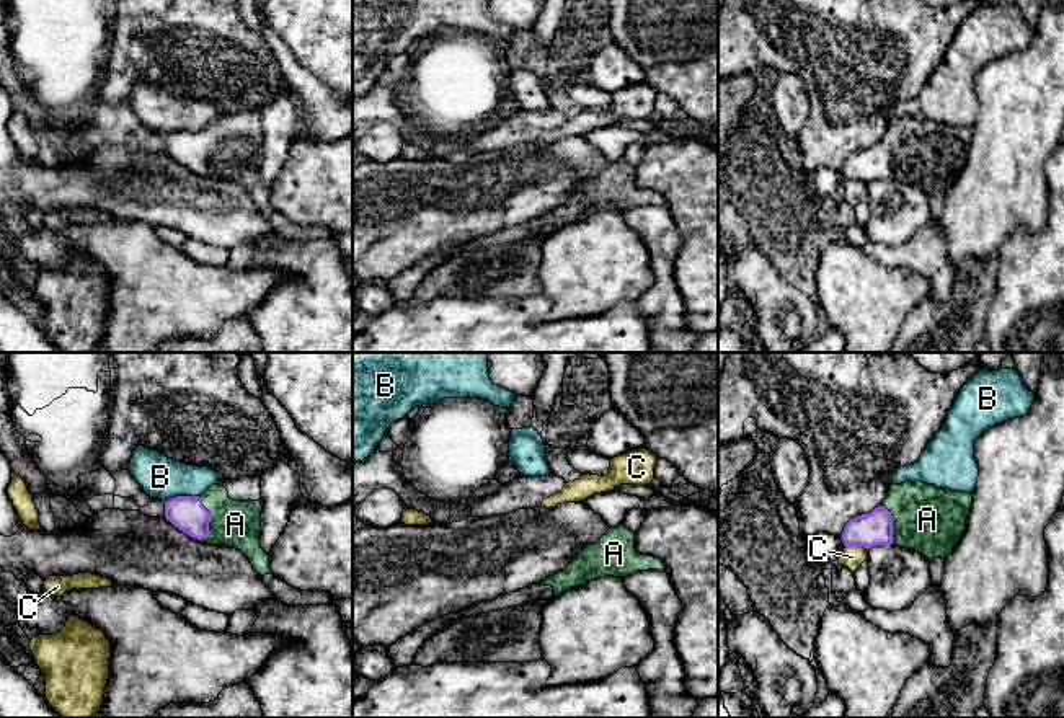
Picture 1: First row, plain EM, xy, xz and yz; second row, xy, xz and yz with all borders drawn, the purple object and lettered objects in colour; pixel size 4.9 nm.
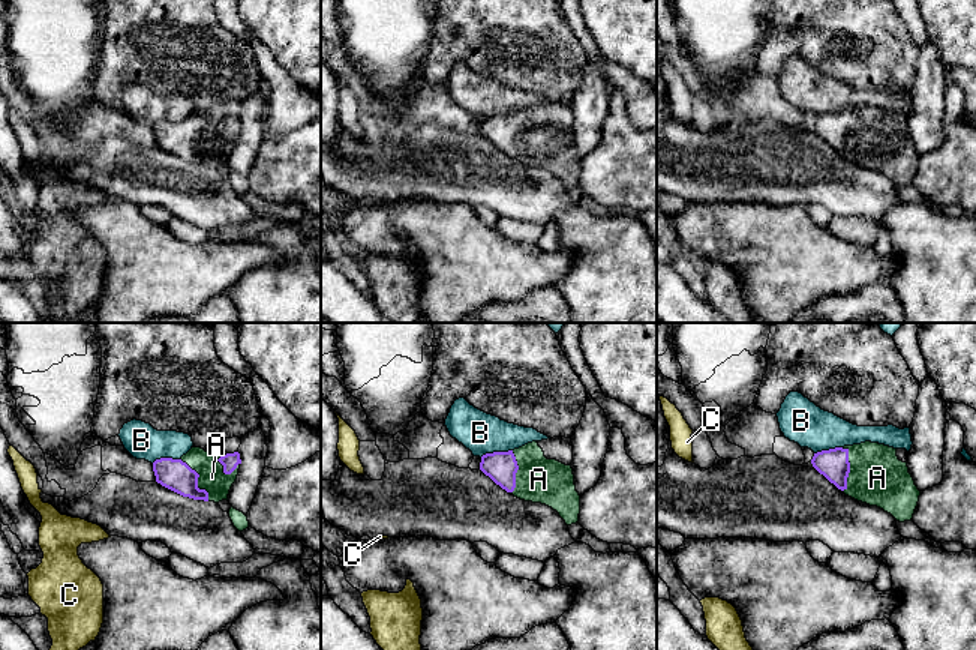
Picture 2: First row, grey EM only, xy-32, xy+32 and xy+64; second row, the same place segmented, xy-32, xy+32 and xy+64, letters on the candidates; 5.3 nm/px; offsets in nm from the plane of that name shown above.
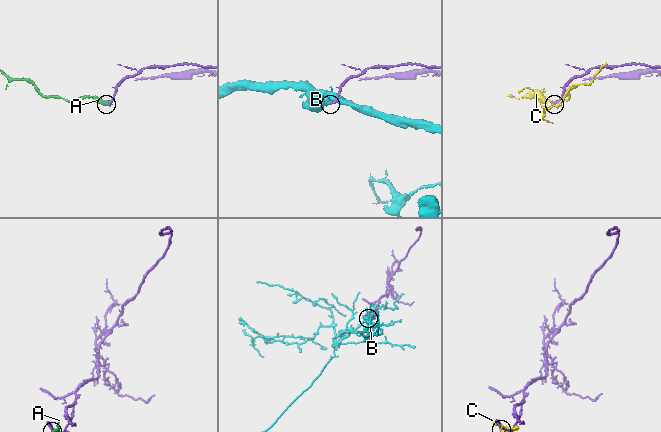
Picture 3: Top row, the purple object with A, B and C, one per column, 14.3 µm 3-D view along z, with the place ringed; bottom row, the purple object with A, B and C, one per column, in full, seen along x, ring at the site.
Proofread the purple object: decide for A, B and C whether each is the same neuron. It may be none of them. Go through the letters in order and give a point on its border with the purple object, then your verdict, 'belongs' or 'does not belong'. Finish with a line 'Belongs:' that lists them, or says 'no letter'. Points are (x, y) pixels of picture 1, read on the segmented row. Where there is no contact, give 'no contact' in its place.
A: contact xy (209, 518); belongs
B: contact xy (181, 496); does not belong
C: contact yz (857, 545); does not belong
Belongs: A

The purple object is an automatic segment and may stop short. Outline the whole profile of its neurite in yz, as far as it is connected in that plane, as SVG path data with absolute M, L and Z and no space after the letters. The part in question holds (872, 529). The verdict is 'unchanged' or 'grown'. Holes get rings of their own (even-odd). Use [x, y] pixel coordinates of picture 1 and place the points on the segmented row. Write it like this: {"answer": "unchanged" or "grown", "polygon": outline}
{"answer": "grown", "polygon": "M922 481L891 485L883 503L850 519L842 532L845 547L898 545L927 560L947 558L966 530L971 493L942 490Z"}

